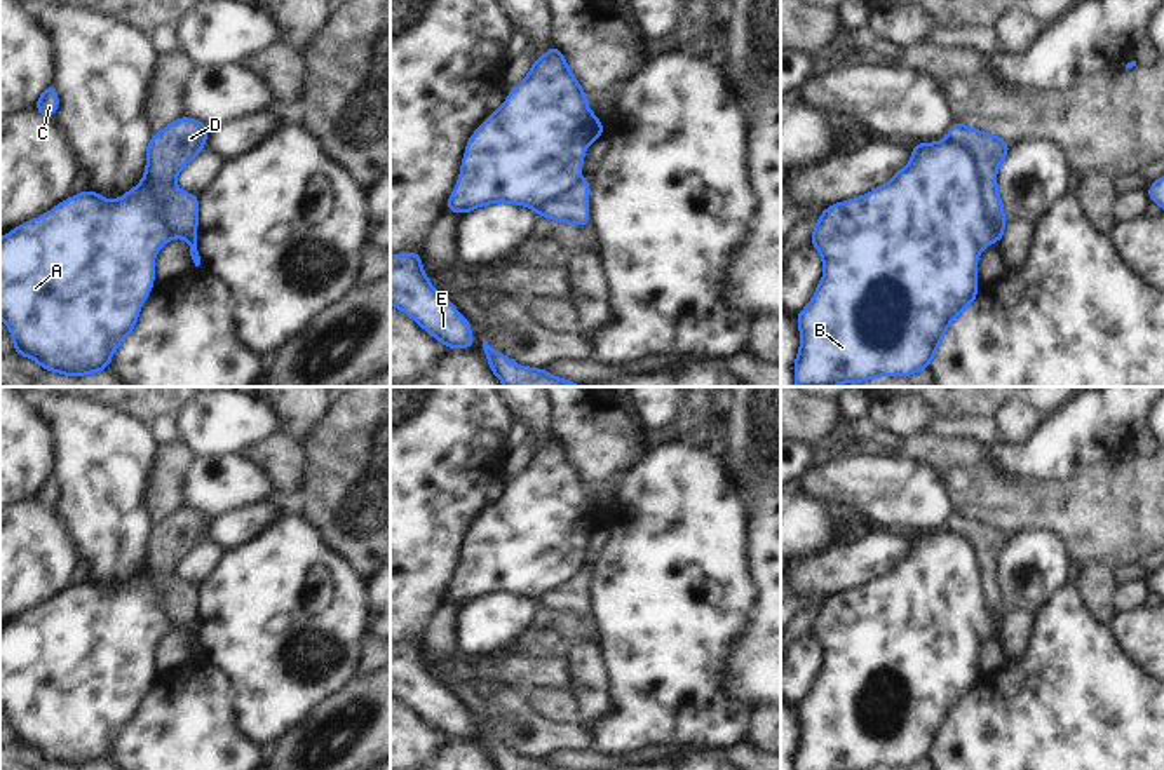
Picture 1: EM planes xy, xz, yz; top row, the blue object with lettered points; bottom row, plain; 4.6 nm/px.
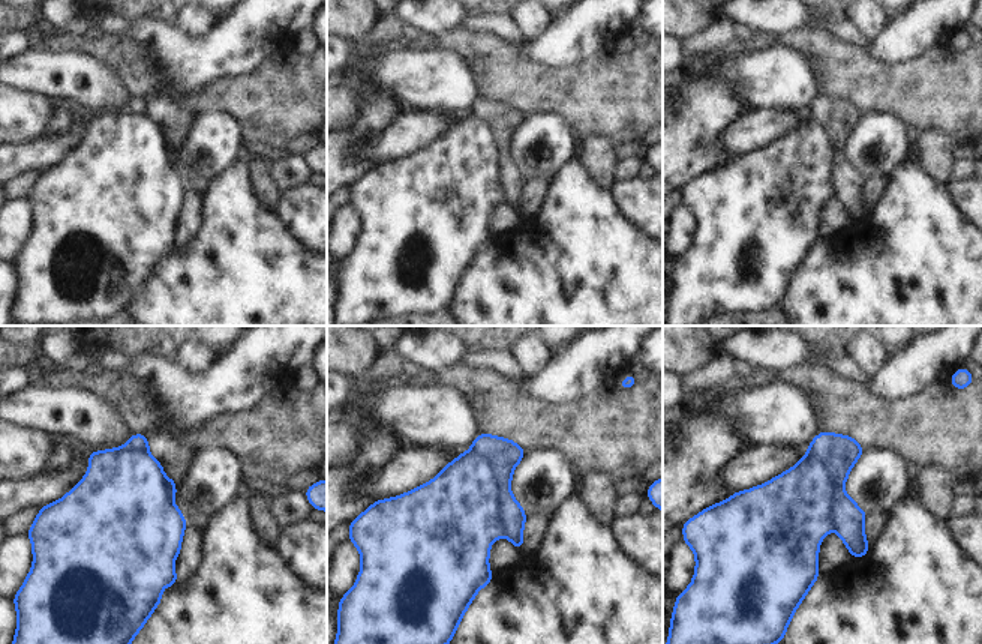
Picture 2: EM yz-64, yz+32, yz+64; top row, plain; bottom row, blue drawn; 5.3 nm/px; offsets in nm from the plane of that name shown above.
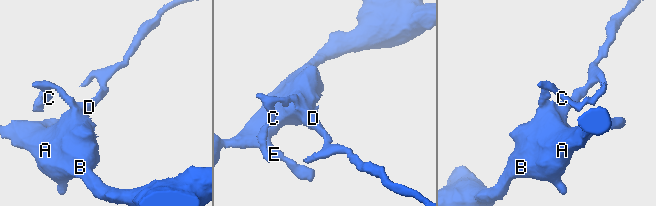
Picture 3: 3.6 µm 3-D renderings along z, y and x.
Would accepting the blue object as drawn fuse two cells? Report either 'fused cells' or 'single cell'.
fused cells

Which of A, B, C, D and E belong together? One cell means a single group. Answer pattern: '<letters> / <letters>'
A B E / C D

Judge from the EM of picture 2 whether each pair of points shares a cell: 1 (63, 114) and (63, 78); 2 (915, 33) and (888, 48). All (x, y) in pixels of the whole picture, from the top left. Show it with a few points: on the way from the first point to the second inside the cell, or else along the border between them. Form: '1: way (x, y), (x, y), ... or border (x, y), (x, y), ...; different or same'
1: border (57, 102), (68, 102), (78, 113); different
2: way (909, 35), (894, 45); same

